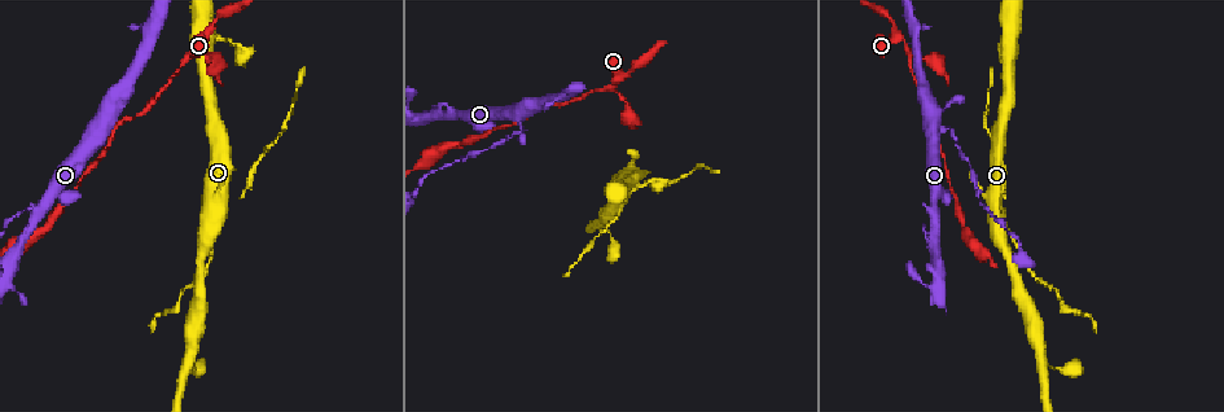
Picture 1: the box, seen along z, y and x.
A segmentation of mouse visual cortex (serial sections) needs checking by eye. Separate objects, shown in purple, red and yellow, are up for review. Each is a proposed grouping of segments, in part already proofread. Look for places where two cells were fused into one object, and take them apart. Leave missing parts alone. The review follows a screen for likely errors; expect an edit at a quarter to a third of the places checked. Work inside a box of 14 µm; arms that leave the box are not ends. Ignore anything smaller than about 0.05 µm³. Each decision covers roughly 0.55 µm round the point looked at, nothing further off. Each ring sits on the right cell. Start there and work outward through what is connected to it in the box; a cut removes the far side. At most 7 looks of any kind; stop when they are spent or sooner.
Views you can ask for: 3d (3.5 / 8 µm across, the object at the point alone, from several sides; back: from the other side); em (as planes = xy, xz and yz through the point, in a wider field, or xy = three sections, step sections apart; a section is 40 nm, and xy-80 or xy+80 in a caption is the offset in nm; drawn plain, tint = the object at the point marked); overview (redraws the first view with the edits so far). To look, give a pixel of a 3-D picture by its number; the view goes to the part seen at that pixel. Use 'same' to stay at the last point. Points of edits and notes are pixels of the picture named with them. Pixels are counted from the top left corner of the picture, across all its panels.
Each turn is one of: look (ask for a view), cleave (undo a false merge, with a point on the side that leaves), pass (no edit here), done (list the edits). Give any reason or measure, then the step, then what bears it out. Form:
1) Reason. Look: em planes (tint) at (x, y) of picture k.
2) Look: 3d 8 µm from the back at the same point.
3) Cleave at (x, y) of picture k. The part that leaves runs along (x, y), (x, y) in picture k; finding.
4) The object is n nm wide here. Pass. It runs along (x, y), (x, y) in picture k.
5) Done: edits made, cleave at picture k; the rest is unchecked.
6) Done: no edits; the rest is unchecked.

Look: 3d 3.5 µm at (213, 36) of picture 1.

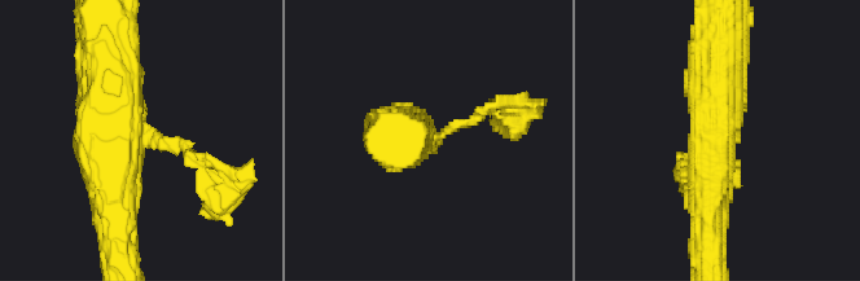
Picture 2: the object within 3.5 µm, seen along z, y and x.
Look: em planes (tint) at (146, 137) of picture 2.

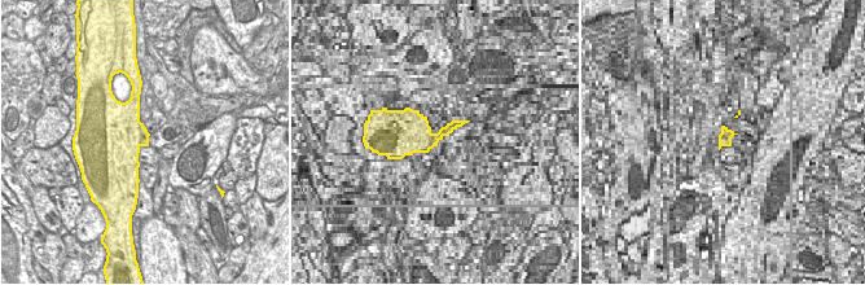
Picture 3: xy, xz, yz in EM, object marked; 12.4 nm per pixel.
The arms are 150, 450, 450 nm wide. Cleave at (497, 118) of picture 2. A second cell is stuck on.

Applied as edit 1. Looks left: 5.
Look: overview.

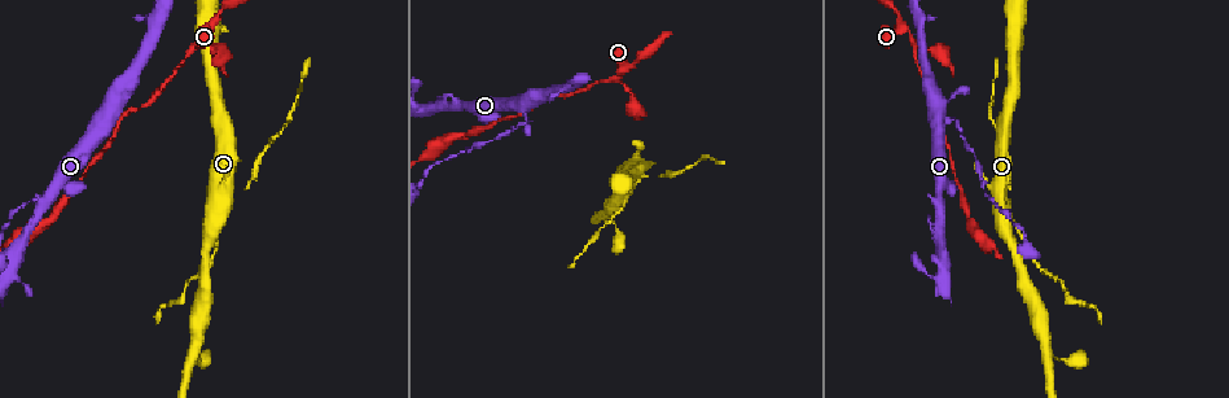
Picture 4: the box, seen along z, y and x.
Three-way junction. Look: 3d 3.5 µm at (620, 82) of picture 4.

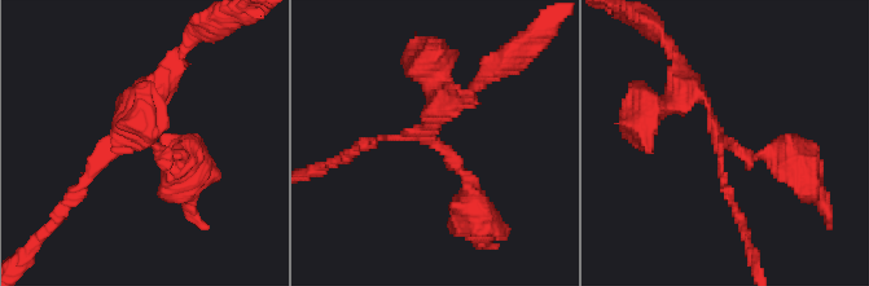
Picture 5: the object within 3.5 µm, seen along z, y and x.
Pass. It runs along (440, 96), (421, 133), (469, 176), (469, 212) in picture 5; continuous, no second cell.

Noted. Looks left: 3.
A narrow waist. Look: 3d 3.5 µm at (516, 128) of picture 4.

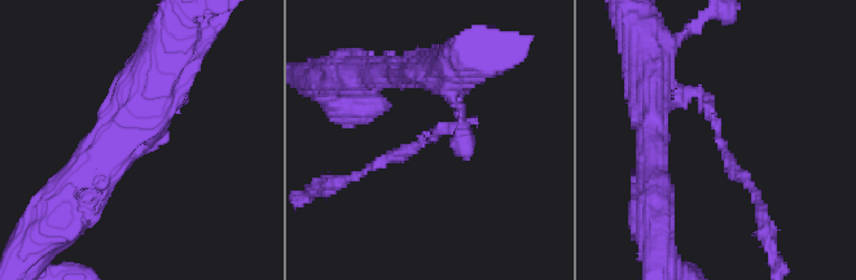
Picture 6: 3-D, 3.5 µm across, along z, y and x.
Look: em xy step 1 (tint) at (428, 136) of picture 6.

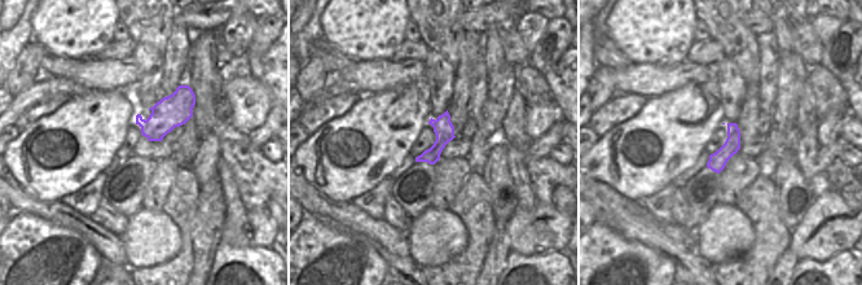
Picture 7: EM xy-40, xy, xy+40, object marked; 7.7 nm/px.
The arms are 150, 150 nm wide. Cleave at (415, 147) of picture 6. A second cell is stuck on.

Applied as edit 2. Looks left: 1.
Done: edits made, cleave at picture 2, cleave at picture 6; the rest is unchecked.

